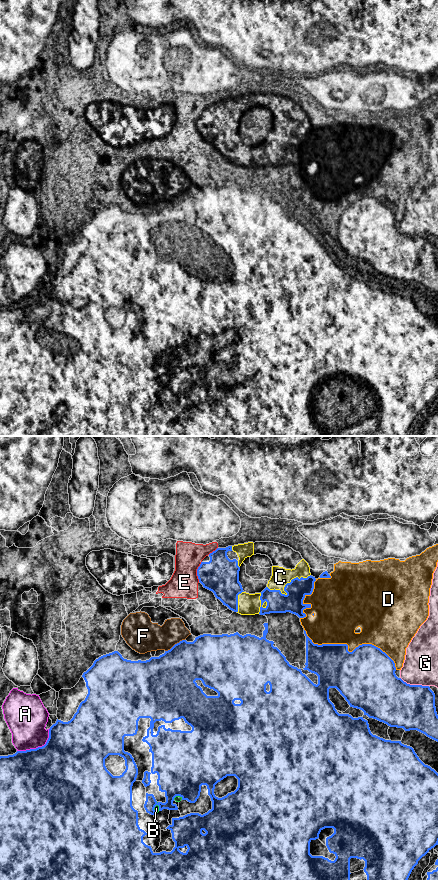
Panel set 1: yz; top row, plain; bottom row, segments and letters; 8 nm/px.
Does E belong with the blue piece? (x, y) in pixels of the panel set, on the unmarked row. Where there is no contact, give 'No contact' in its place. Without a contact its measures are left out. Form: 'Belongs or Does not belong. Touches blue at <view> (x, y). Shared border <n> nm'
Does not belong. Touches blue at yz (197, 123). Shared border 170 nm

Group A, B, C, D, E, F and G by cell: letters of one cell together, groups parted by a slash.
A / B / C / D / E F / G

